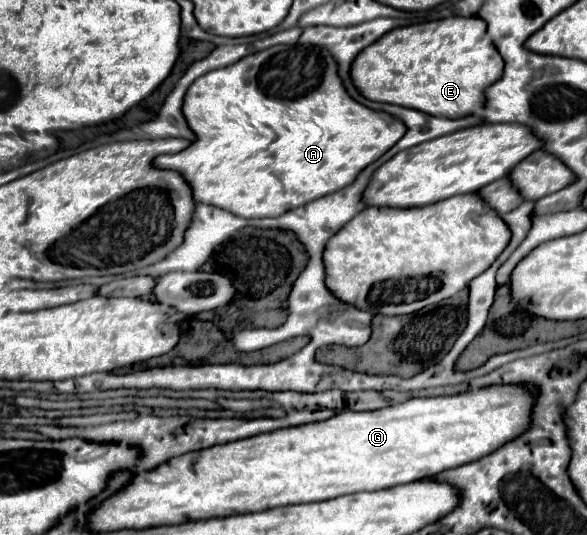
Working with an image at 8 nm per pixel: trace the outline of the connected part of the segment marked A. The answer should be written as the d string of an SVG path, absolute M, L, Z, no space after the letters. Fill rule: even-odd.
M311 44L271 46L227 68L199 76L183 98L183 114L195 140L183 152L157 156L153 166L179 172L191 184L195 202L211 204L243 218L281 216L299 204L345 188L405 132L399 118L355 102L341 86L333 56L325 48Z

